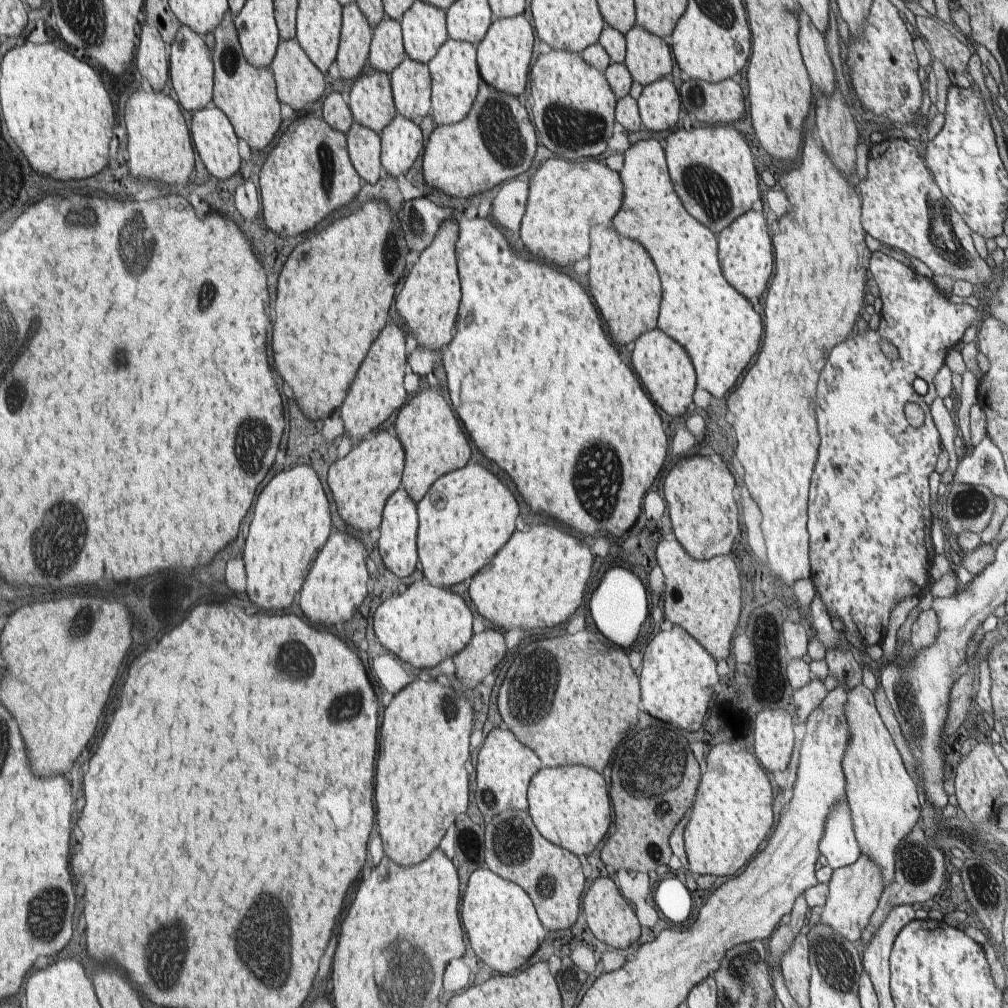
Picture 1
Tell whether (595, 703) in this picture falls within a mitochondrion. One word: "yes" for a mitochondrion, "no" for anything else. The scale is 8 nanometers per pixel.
no

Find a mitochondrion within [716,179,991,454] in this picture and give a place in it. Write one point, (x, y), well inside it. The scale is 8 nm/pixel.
(943, 239)

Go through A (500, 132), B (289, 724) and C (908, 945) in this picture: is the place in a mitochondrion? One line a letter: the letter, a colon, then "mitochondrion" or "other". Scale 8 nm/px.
A: mitochondrion
B: other
C: other

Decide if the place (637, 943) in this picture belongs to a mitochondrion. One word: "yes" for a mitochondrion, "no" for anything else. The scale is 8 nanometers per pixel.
no

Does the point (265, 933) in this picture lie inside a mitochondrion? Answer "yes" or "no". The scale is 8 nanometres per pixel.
yes

